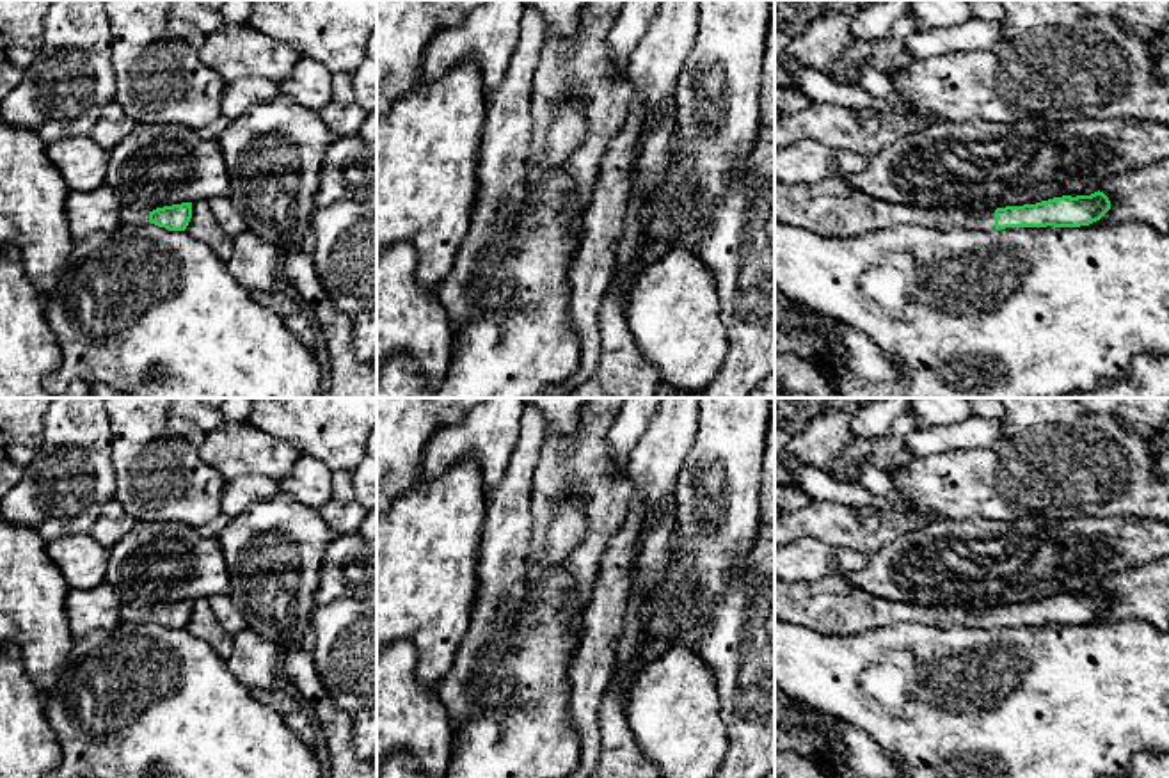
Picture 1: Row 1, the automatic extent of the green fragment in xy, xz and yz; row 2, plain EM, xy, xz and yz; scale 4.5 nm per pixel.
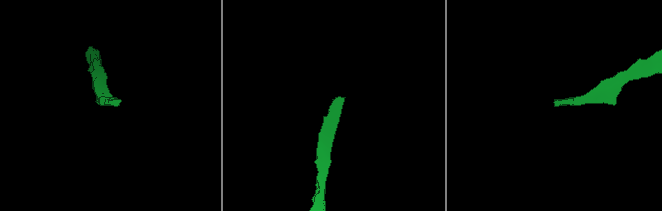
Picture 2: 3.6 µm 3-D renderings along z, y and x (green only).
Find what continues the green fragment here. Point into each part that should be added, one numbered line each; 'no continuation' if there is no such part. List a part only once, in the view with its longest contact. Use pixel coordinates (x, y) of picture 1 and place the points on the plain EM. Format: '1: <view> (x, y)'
1: yz (834, 606)

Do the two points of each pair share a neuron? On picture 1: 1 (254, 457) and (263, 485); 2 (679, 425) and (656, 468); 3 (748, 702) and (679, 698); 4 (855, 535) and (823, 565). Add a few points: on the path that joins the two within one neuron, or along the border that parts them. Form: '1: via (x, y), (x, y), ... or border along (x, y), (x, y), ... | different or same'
1: border along (276, 478), (238, 475), (228, 480) | different
2: via (670, 436), (658, 457) | same
3: border along (704, 661), (715, 679), (718, 716), (729, 741) | different
4: border along (802, 537), (816, 537), (871, 555) | different

